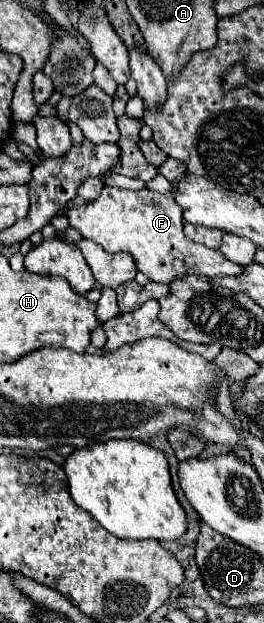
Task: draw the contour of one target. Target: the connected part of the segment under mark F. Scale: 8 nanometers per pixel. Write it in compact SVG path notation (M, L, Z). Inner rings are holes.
M105 186L99 200L71 208L67 212L71 228L79 230L83 238L97 242L107 252L127 252L135 258L137 270L159 284L171 284L187 274L195 276L243 276L243 266L229 262L217 250L195 244L183 234L183 210L171 198L151 190L119 190Z

